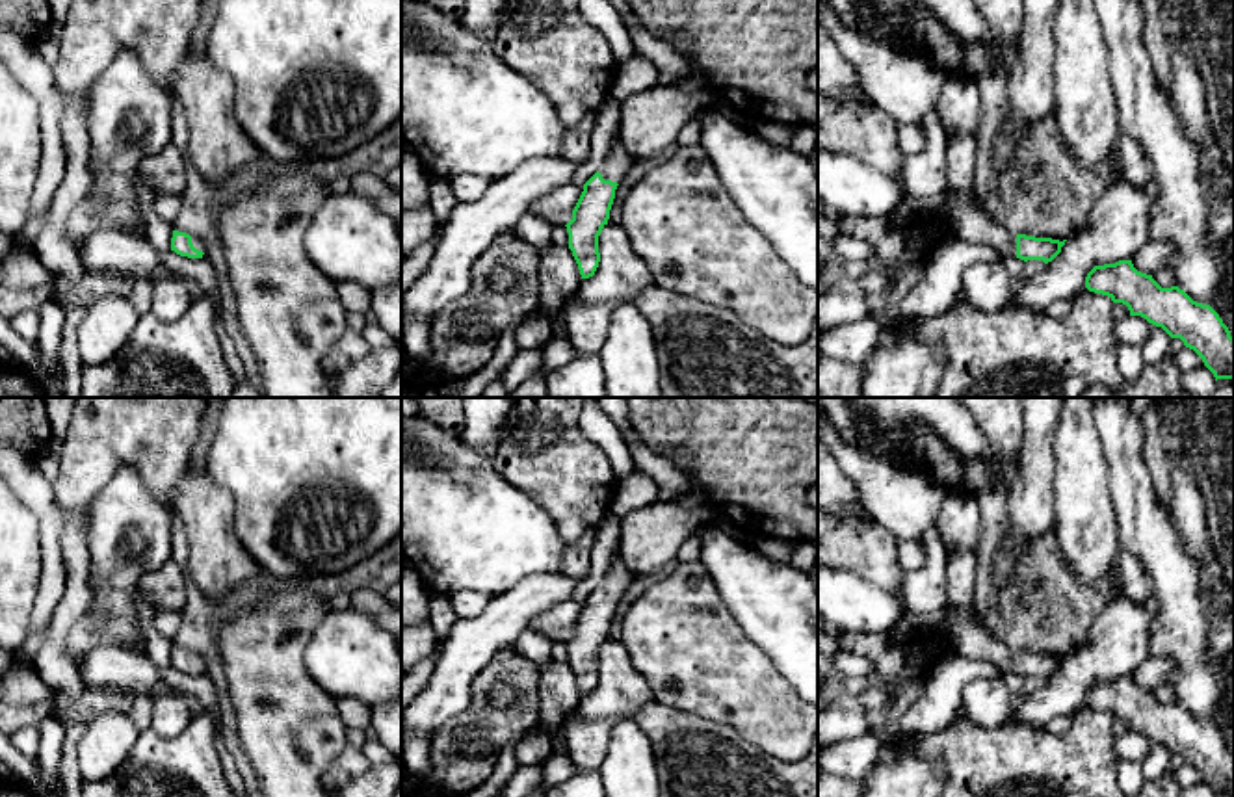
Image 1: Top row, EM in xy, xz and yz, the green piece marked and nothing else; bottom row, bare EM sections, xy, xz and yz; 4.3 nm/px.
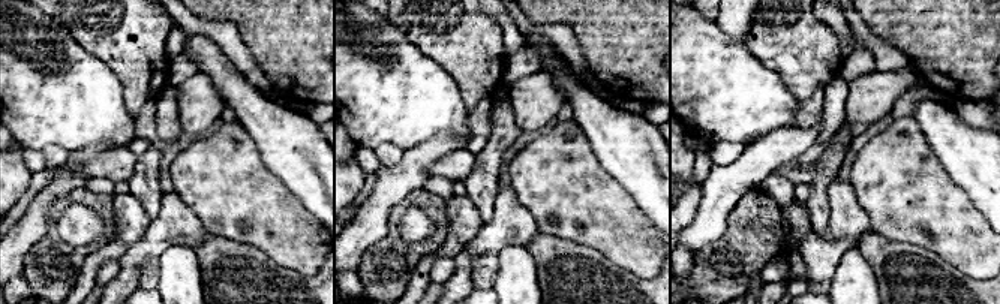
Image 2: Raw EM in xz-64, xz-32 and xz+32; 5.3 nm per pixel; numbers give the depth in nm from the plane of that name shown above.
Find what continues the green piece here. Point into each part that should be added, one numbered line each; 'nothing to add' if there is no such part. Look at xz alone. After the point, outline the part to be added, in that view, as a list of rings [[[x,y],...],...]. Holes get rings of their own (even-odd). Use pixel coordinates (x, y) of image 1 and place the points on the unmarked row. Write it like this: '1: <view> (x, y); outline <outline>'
1: xz (617, 578); outline [[[617,550],[617,554],[613,555],[610,563],[608,572],[598,583],[598,589],[602,591],[604,596],[611,596],[619,600],[628,589],[630,581],[632,581],[632,574],[621,561],[619,550]]]

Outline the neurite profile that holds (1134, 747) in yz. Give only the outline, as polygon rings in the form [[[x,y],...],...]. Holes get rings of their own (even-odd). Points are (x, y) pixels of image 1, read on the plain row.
[[[1130,732],[1121,738],[1113,738],[1113,751],[1121,760],[1143,762],[1150,751],[1152,739],[1141,732]]]

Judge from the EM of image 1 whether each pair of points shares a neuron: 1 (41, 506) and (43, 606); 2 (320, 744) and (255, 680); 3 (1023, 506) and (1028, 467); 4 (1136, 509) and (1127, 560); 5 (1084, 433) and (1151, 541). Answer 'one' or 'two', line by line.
1: one
2: one
3: one
4: two
5: two

